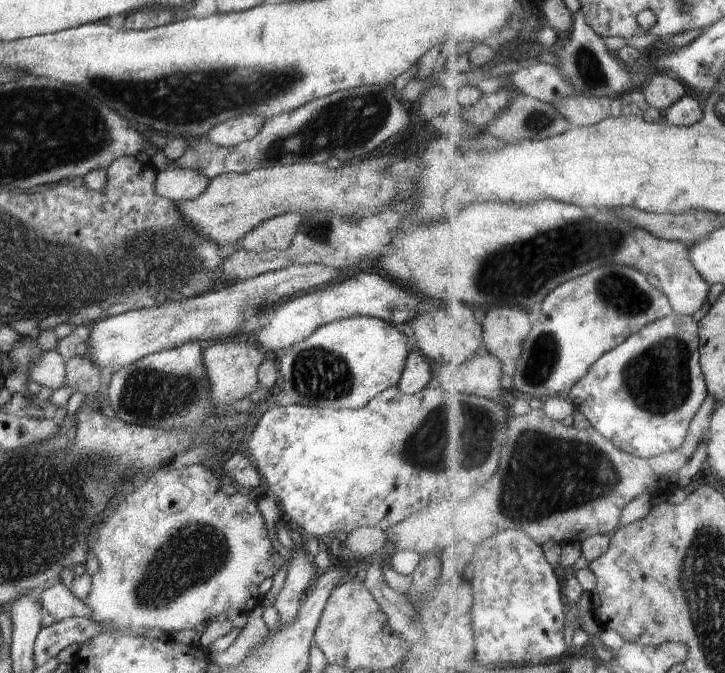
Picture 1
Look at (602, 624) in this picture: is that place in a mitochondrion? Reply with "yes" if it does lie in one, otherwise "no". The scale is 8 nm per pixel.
no

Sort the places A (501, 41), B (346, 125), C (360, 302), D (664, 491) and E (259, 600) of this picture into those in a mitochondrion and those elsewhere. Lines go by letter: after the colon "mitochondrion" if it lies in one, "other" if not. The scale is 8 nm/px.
A: other
B: mitochondrion
C: other
D: other
E: other

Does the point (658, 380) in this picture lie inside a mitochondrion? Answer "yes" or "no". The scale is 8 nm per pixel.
yes

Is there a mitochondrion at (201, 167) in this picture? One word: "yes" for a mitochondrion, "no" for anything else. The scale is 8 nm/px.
no

